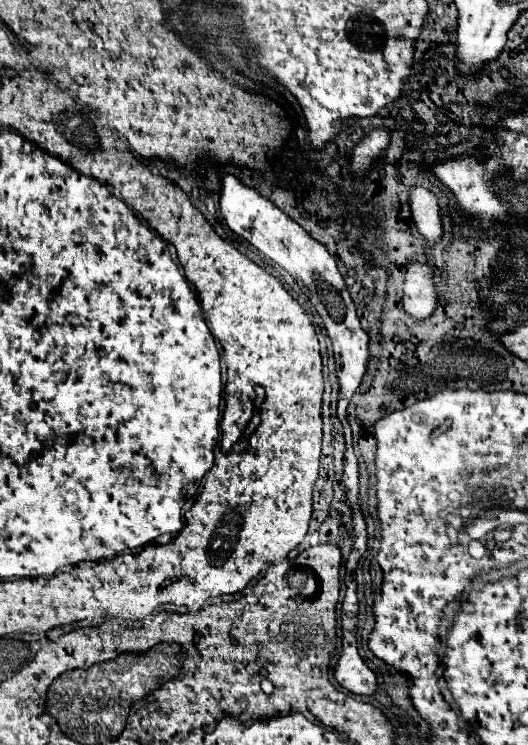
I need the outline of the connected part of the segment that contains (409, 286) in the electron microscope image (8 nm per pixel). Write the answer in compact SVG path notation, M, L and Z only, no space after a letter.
M415 263L407 267L403 303L405 303L405 311L415 319L425 319L435 309L437 295L433 291L431 277L433 277L433 269L425 263Z

